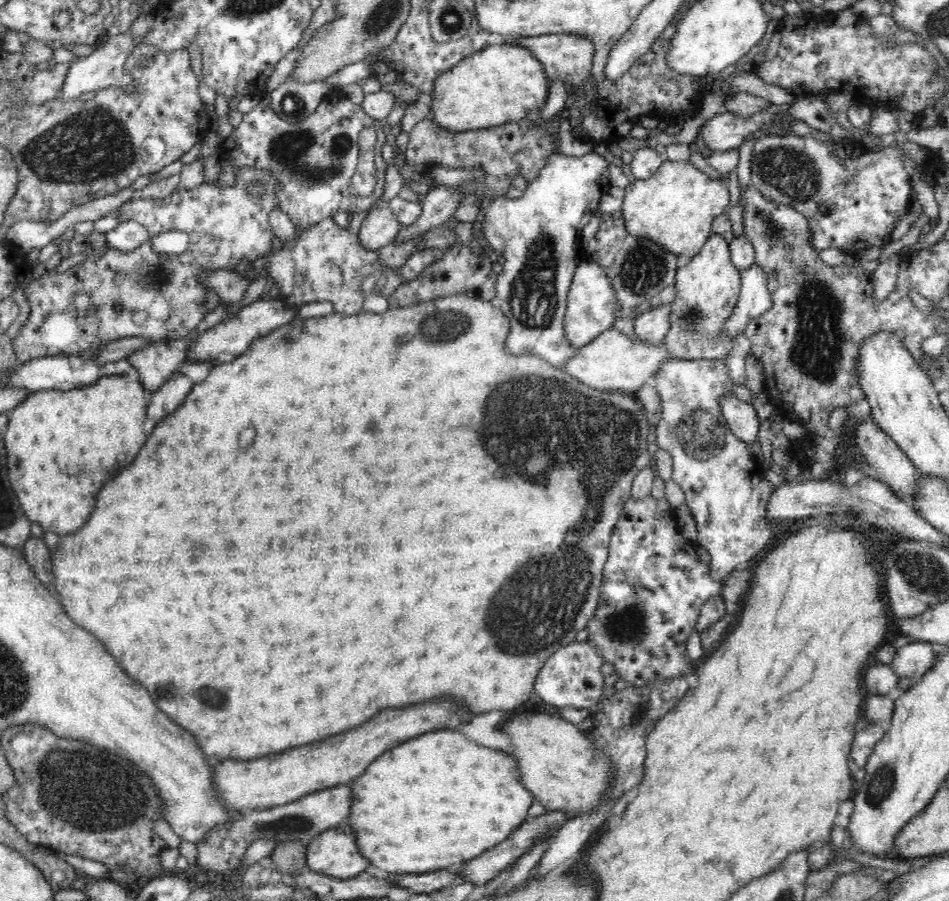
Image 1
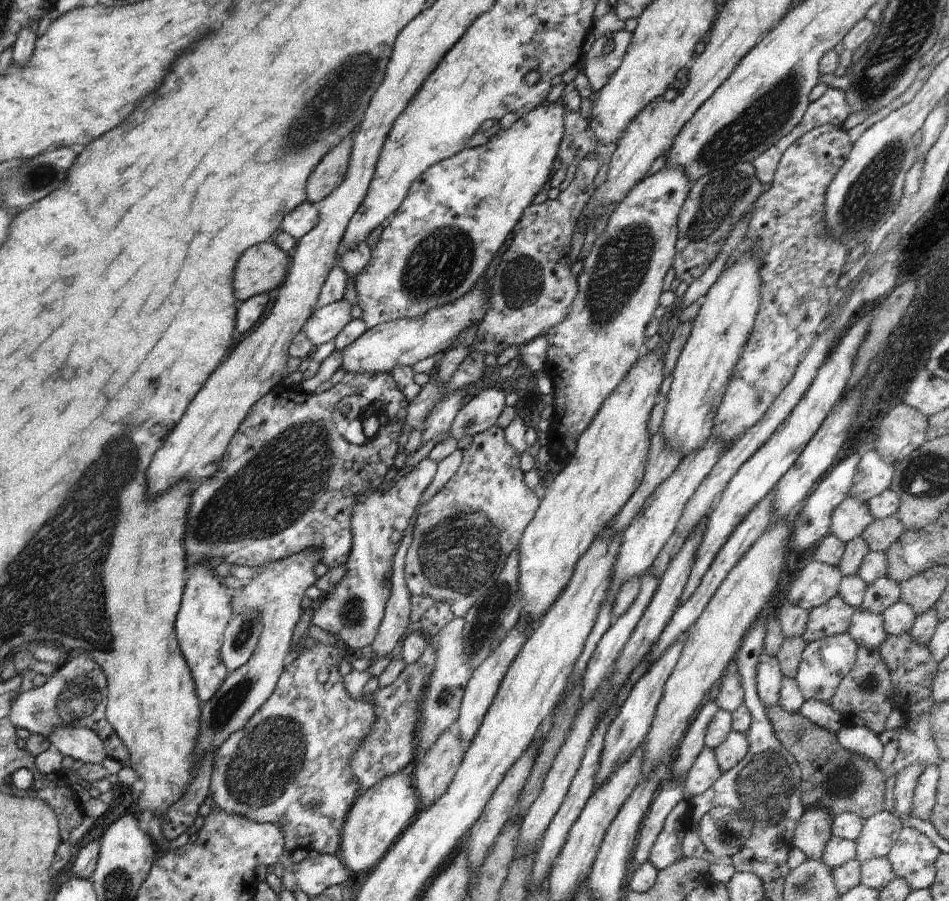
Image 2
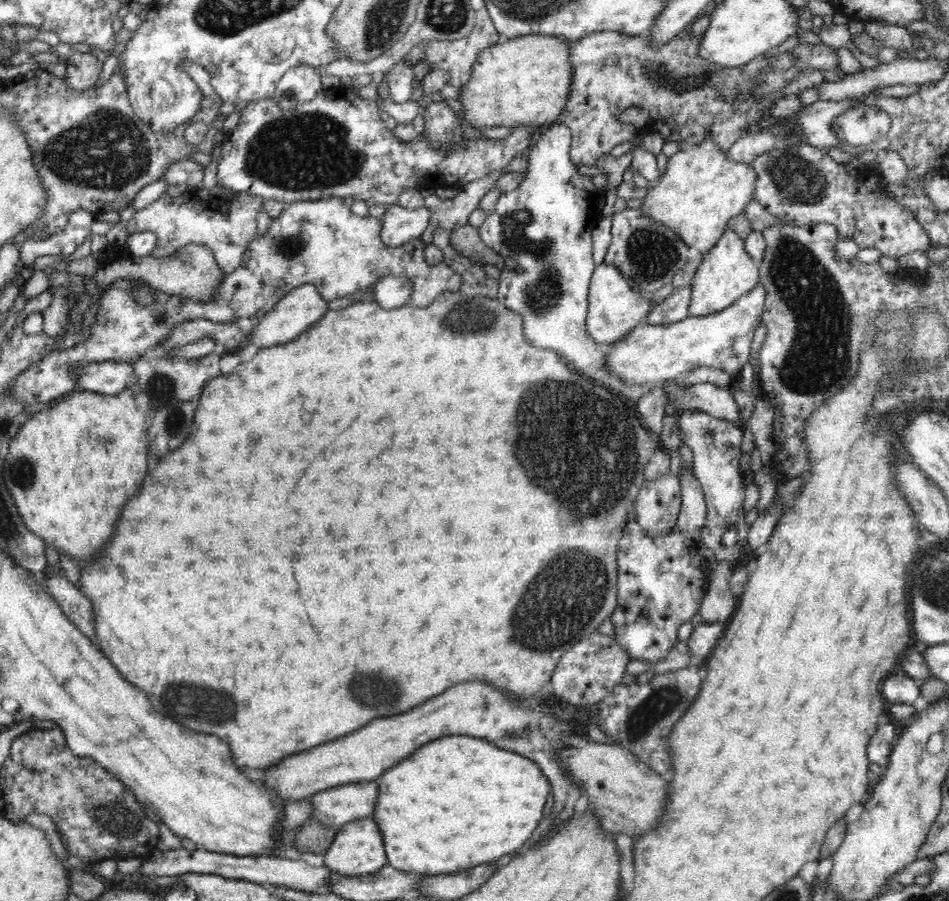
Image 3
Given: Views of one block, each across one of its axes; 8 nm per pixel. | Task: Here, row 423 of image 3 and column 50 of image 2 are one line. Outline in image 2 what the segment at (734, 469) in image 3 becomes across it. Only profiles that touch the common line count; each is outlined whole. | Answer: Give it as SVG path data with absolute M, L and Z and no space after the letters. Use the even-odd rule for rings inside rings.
M81 655L60 665L56 674L41 687L17 692L7 718L15 728L26 728L30 733L42 735L44 738L49 738L52 730L60 726L89 728L102 739L108 757L116 762L126 762L130 760L130 752L118 734L114 732L110 722L106 720L105 708L108 693L106 675L101 666L89 656Z

